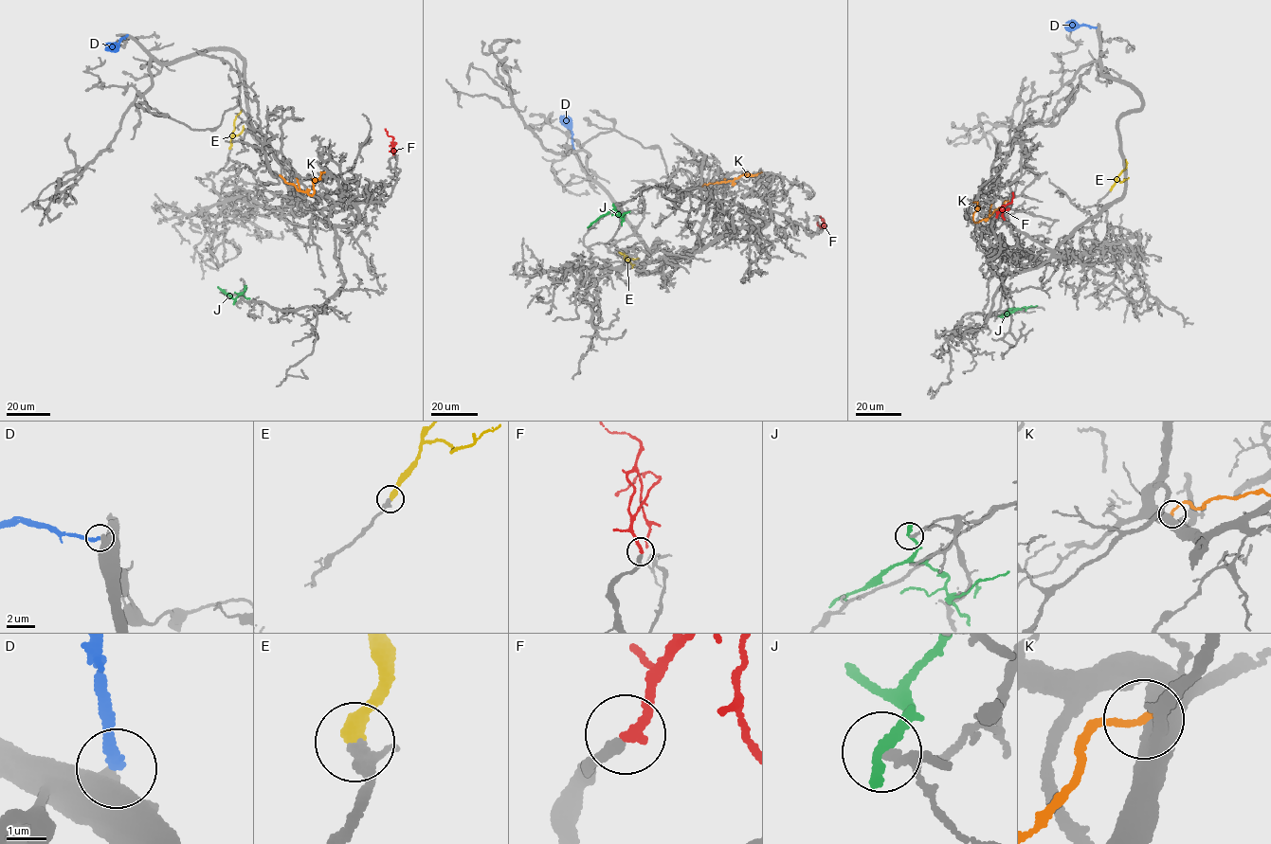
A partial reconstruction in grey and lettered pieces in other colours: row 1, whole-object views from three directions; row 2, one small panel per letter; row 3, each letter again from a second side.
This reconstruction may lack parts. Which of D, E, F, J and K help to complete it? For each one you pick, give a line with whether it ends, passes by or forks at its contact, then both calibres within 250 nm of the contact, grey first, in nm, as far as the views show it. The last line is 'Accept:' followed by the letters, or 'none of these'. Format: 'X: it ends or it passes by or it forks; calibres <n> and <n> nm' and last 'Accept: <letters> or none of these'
E: it ends; calibres 340 and 400 nm
F: it ends; calibres 280 and 260 nm
Accept: E, F

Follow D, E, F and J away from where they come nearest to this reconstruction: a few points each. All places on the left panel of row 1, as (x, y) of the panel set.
D: (127, 35), (105, 50)
E: (229, 149), (235, 116), (242, 110)
F: (393, 154), (393, 138), (385, 129)
J: (234, 302), (218, 286)

